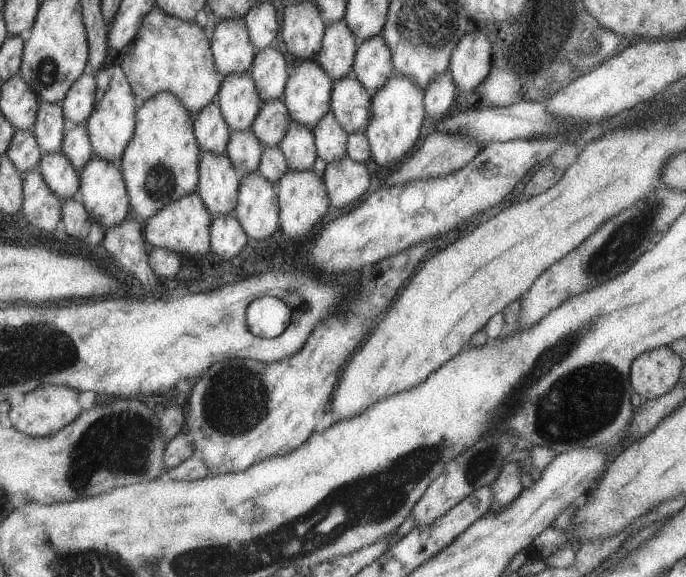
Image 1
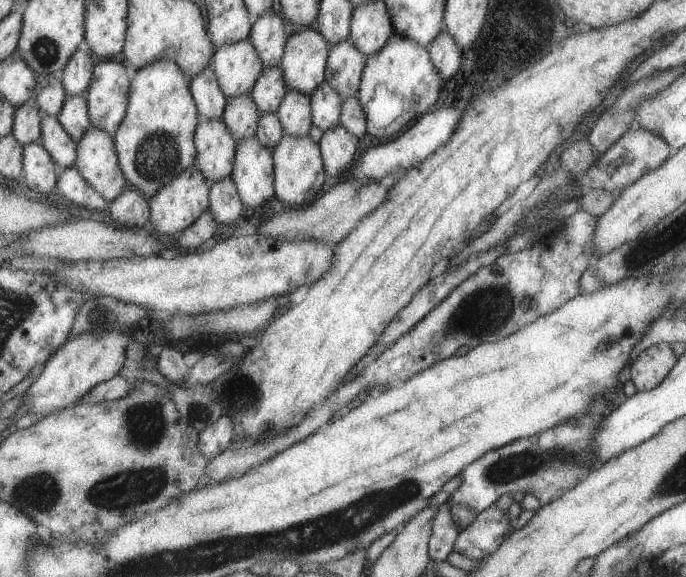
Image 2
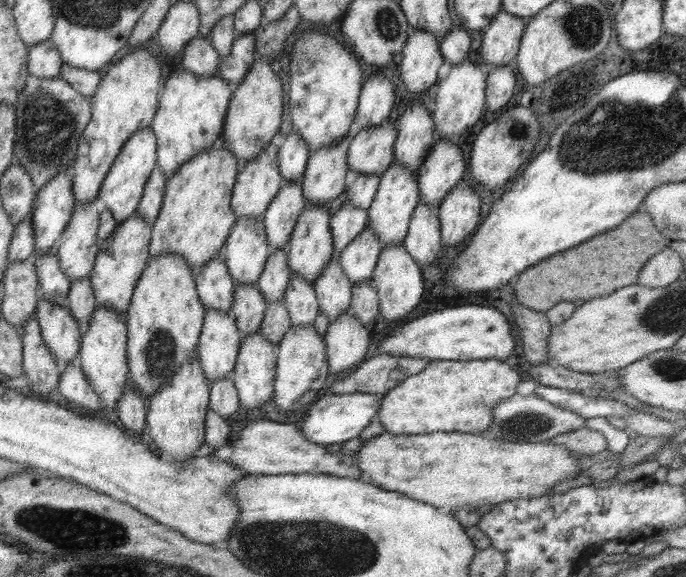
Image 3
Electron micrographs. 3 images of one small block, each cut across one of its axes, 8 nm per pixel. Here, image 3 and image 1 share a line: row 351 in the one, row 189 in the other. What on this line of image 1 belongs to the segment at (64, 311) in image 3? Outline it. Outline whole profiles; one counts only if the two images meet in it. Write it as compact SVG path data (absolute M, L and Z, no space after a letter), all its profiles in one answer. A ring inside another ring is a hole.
M61 150L43 152L36 168L47 188L61 201L78 196L78 170L75 170Z

